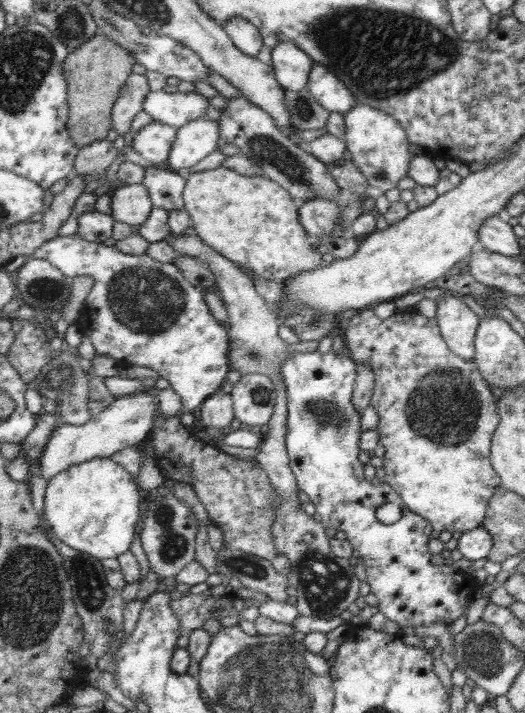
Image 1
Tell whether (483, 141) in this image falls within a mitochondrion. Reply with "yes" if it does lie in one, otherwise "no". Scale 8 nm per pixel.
no

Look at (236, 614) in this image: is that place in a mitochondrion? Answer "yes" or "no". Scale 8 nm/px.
no

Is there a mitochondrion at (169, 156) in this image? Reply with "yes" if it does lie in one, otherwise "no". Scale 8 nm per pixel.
no

